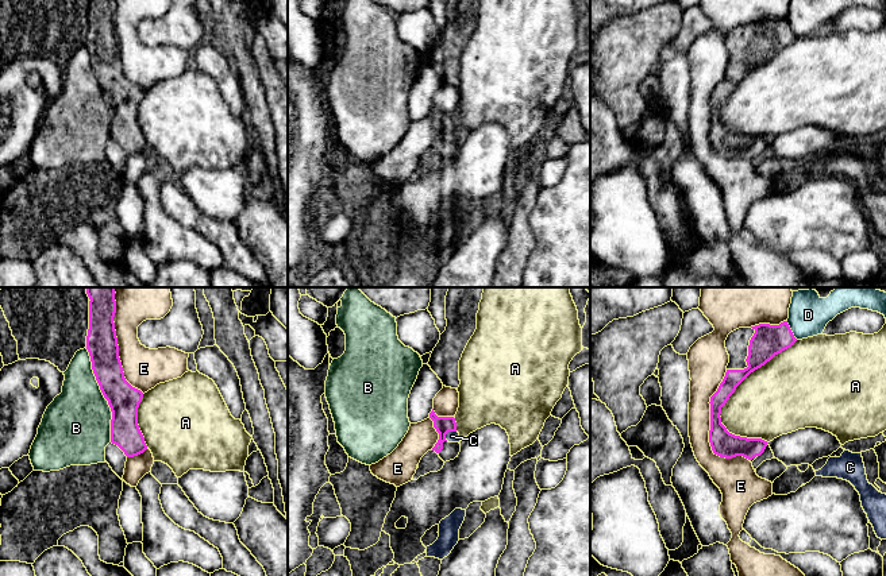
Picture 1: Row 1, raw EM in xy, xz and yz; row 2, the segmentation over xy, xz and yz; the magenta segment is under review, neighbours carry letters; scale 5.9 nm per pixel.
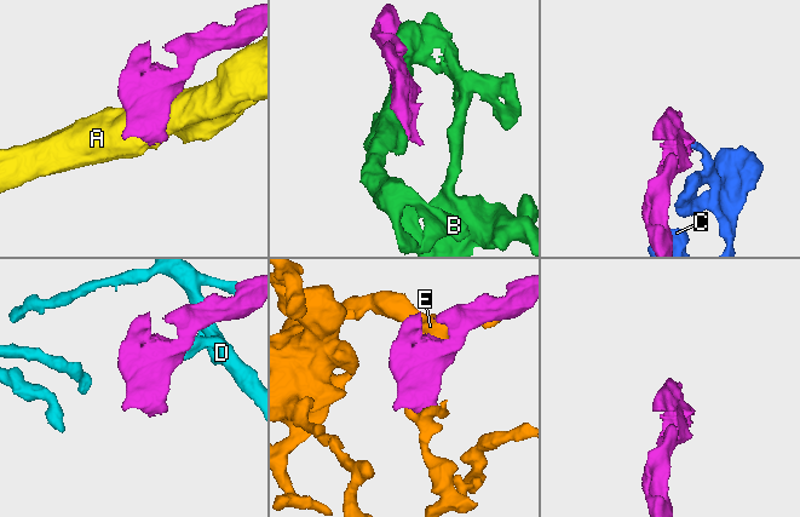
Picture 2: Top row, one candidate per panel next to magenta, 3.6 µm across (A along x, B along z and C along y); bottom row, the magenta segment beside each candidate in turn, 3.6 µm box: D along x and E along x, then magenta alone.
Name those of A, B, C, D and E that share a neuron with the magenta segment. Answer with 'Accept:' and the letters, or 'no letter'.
Accept: C

